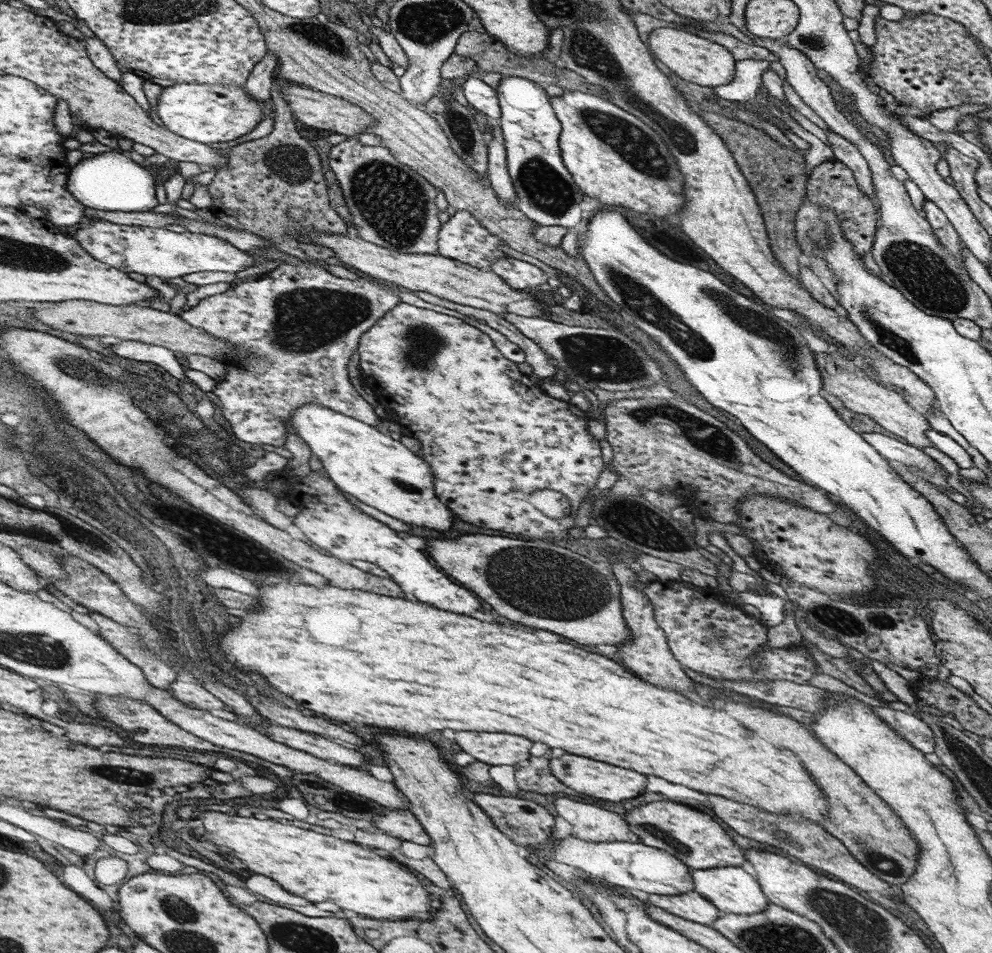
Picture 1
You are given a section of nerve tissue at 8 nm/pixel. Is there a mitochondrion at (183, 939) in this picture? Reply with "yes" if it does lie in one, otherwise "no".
yes

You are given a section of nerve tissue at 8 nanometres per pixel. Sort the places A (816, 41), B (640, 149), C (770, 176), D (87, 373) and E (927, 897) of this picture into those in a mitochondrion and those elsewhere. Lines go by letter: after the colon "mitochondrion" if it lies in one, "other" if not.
A: mitochondrion
B: mitochondrion
C: other
D: mitochondrion
E: other

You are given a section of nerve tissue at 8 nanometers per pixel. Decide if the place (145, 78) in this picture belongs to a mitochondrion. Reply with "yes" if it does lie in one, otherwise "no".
no

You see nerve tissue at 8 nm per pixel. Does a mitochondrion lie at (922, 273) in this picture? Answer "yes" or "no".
yes

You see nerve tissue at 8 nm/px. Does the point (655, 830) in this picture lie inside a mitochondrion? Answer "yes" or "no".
yes

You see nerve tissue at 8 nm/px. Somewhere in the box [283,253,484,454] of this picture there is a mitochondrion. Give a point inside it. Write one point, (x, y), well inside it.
(422, 345)

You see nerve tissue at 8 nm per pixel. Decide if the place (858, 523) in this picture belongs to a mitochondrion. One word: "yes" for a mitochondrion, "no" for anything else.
no

